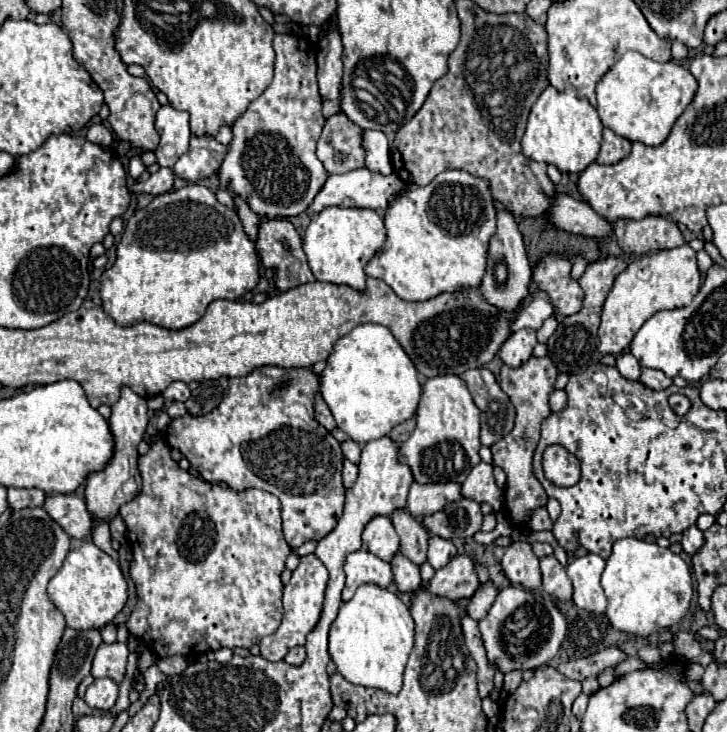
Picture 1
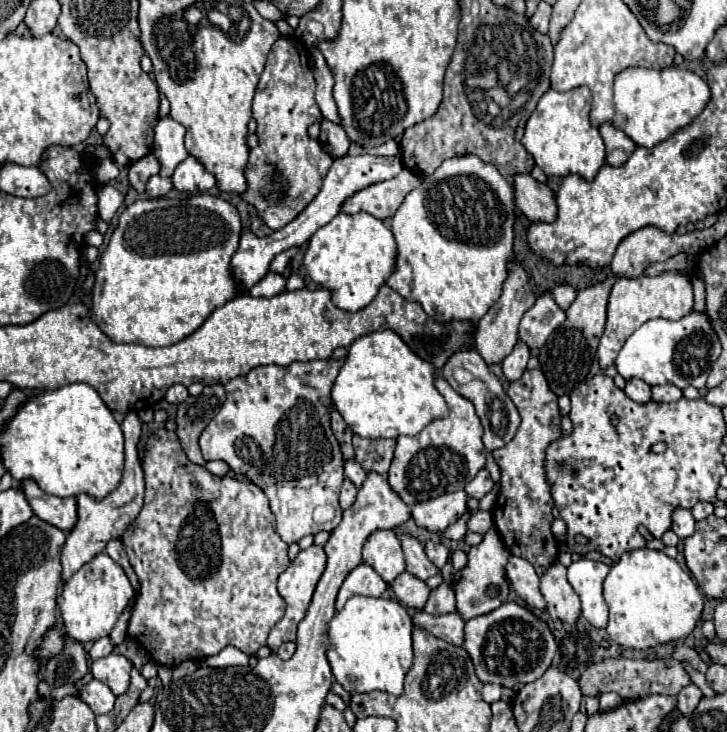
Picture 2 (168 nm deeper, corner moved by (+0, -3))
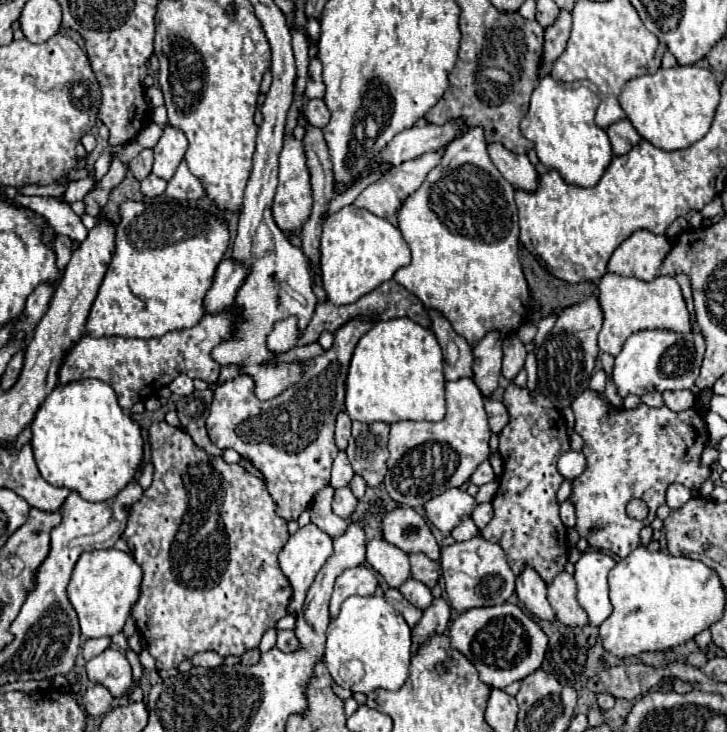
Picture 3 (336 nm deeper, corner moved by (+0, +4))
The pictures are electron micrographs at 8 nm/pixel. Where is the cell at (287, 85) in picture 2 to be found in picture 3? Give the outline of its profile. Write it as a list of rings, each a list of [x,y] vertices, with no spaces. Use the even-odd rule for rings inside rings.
[[[288,134],[284,138],[284,148],[280,152],[280,182],[278,182],[274,204],[272,204],[274,222],[278,224],[282,232],[300,230],[306,218],[310,216],[310,210],[312,210],[312,186],[310,186],[310,172],[306,166],[304,142],[296,140],[294,134]]]

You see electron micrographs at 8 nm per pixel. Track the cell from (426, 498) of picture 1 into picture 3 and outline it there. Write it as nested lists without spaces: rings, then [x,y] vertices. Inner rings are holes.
[[[450,488],[440,496],[434,496],[424,504],[426,518],[444,534],[452,532],[454,526],[458,526],[464,518],[468,518],[474,510],[476,502],[474,498],[460,490],[460,488]]]

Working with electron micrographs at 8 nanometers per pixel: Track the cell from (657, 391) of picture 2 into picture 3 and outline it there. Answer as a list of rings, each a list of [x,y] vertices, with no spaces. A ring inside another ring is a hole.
[[[674,390],[674,392],[662,392],[662,398],[664,398],[664,404],[674,410],[674,412],[680,412],[680,410],[686,410],[694,404],[694,394],[690,390]]]

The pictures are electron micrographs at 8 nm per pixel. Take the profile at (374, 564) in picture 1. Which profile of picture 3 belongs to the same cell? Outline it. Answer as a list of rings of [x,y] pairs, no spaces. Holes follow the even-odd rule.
[[[356,566],[350,570],[344,570],[334,584],[334,594],[330,600],[330,616],[336,618],[342,602],[354,594],[358,596],[372,596],[378,588],[376,572],[368,566]]]

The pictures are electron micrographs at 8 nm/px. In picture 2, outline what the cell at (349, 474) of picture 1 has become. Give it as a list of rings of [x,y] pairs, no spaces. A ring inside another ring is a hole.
[[[344,479],[344,483],[342,483],[342,489],[340,489],[340,509],[344,511],[344,509],[348,509],[352,503],[354,503],[354,497],[356,497],[356,487],[354,487],[354,483],[350,481],[350,479]]]

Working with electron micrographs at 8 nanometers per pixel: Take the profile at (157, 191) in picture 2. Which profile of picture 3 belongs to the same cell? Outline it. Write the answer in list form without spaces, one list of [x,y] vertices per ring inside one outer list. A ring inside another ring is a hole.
[[[150,174],[146,176],[142,182],[140,182],[141,192],[148,198],[154,198],[154,196],[160,196],[164,190],[166,190],[166,180]]]

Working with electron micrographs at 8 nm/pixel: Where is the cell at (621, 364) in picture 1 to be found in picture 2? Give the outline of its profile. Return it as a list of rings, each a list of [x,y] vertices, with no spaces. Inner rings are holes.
[[[632,379],[630,383],[626,383],[624,393],[626,393],[632,401],[636,401],[636,403],[640,403],[640,405],[644,405],[644,403],[648,403],[648,401],[652,399],[652,397],[650,397],[650,385],[646,385],[646,383],[640,381],[640,379]]]

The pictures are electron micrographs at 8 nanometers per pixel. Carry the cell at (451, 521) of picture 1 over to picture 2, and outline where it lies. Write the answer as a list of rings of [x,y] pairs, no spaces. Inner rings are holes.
[[[474,511],[468,521],[468,531],[480,533],[480,535],[486,535],[488,529],[492,529],[492,527],[494,527],[494,523],[492,523],[490,511]]]

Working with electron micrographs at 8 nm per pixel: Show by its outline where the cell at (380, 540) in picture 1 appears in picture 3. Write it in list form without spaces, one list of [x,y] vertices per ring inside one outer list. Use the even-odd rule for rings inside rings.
[[[382,538],[370,540],[366,548],[366,560],[378,574],[382,574],[390,588],[398,588],[402,582],[406,582],[406,578],[410,578],[410,564],[406,552],[398,550],[394,544],[388,544]]]

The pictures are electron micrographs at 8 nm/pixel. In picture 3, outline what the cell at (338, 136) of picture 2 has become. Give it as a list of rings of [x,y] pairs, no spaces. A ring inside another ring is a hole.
[[[324,100],[306,102],[306,120],[316,128],[324,128],[330,122],[330,110],[326,108]]]

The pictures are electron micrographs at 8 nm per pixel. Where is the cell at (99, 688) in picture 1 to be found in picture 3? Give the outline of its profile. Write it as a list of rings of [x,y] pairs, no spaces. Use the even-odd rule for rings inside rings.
[[[92,684],[86,688],[84,696],[82,696],[82,704],[84,704],[84,710],[90,714],[90,716],[102,716],[110,710],[112,706],[112,694],[106,686],[102,684]]]

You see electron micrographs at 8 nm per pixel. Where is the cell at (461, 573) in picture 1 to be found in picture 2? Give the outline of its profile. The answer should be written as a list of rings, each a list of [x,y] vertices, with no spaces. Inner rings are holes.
[[[442,583],[438,589],[430,593],[430,599],[424,607],[426,613],[430,615],[446,615],[456,611],[456,599],[454,599],[454,589],[448,583]]]

